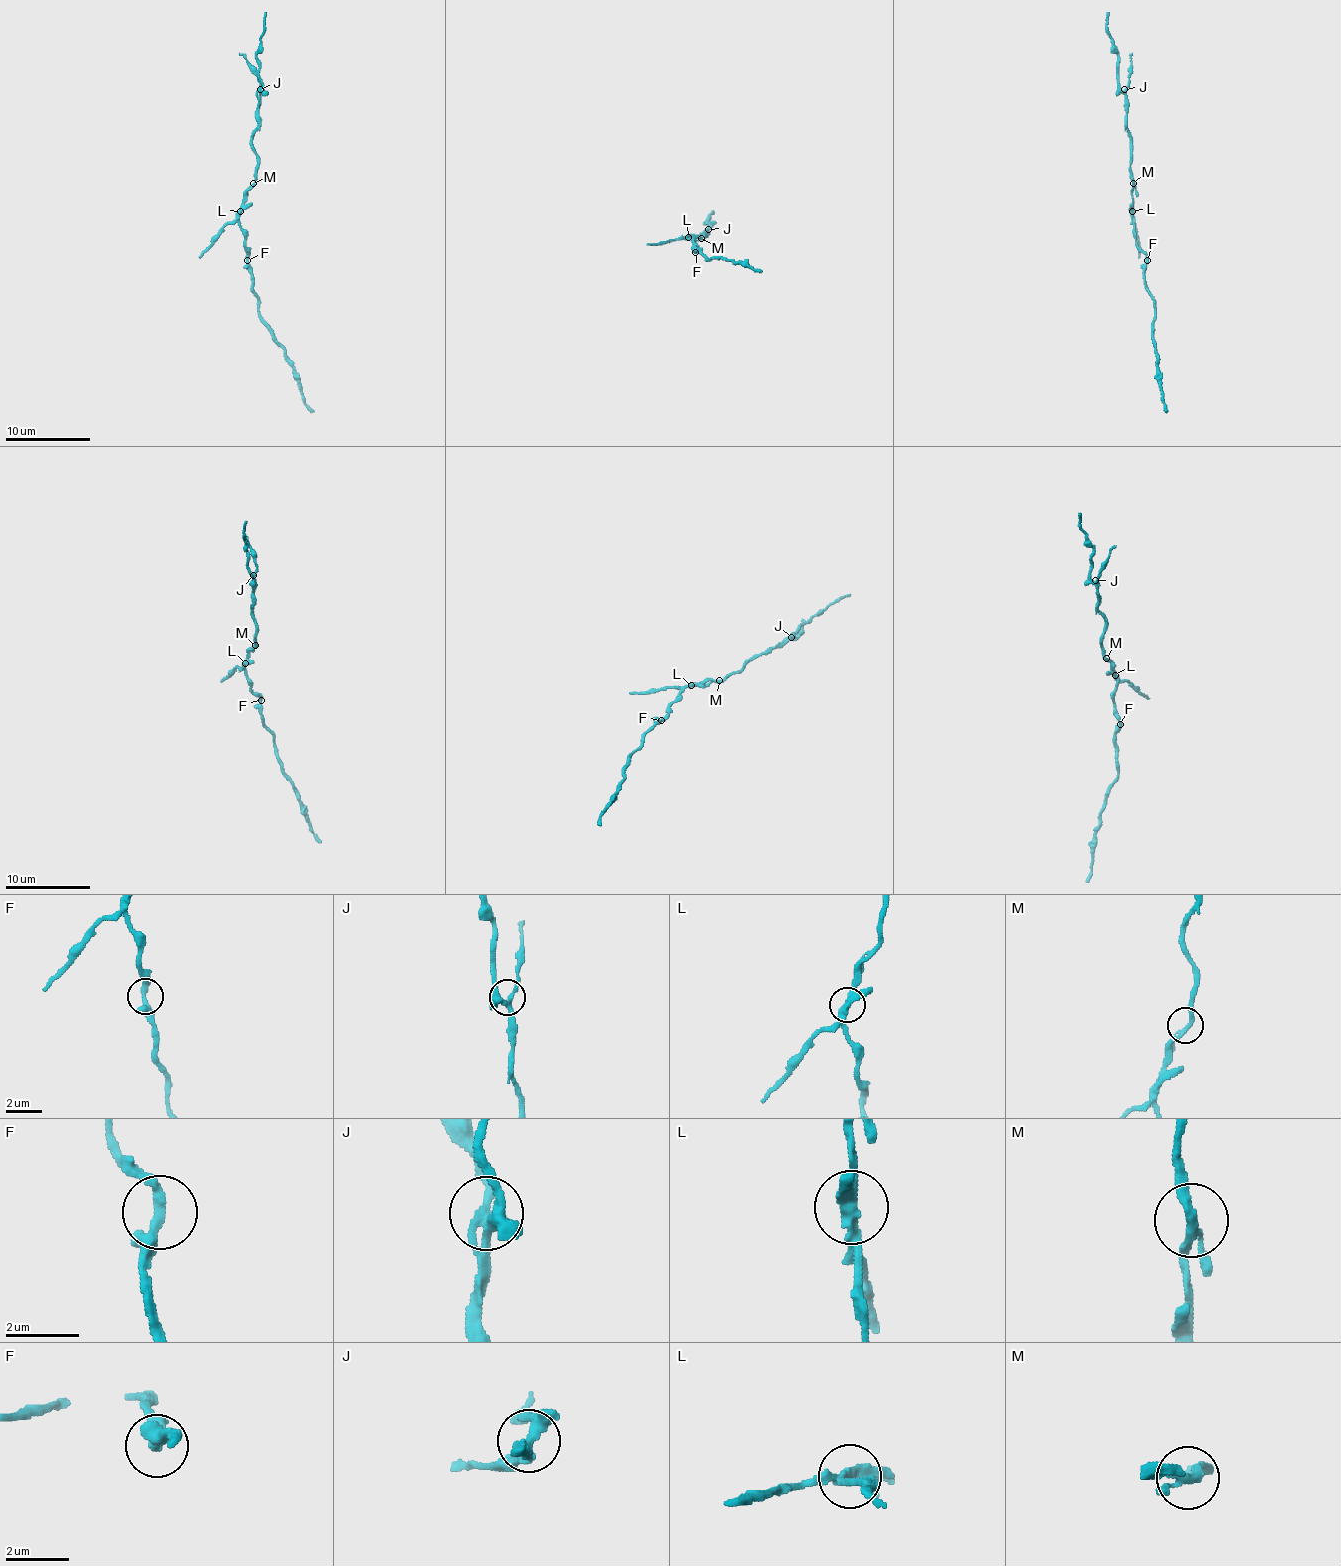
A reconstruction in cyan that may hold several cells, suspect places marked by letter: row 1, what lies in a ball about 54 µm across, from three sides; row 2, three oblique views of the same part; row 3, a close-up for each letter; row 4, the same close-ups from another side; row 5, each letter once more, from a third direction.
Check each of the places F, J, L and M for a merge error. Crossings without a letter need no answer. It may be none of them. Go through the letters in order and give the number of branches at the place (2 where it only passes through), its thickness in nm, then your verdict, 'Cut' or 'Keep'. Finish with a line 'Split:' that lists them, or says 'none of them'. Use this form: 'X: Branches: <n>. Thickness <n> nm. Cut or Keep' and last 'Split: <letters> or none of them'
F: Branches: 3. Thickness 260 nm. Keep
J: Branches: 4. Thickness 280 nm. Keep
L: Branches: 3. Thickness 300 nm. Cut
M: Branches: 3. Thickness 200 nm. Keep
Split: L

